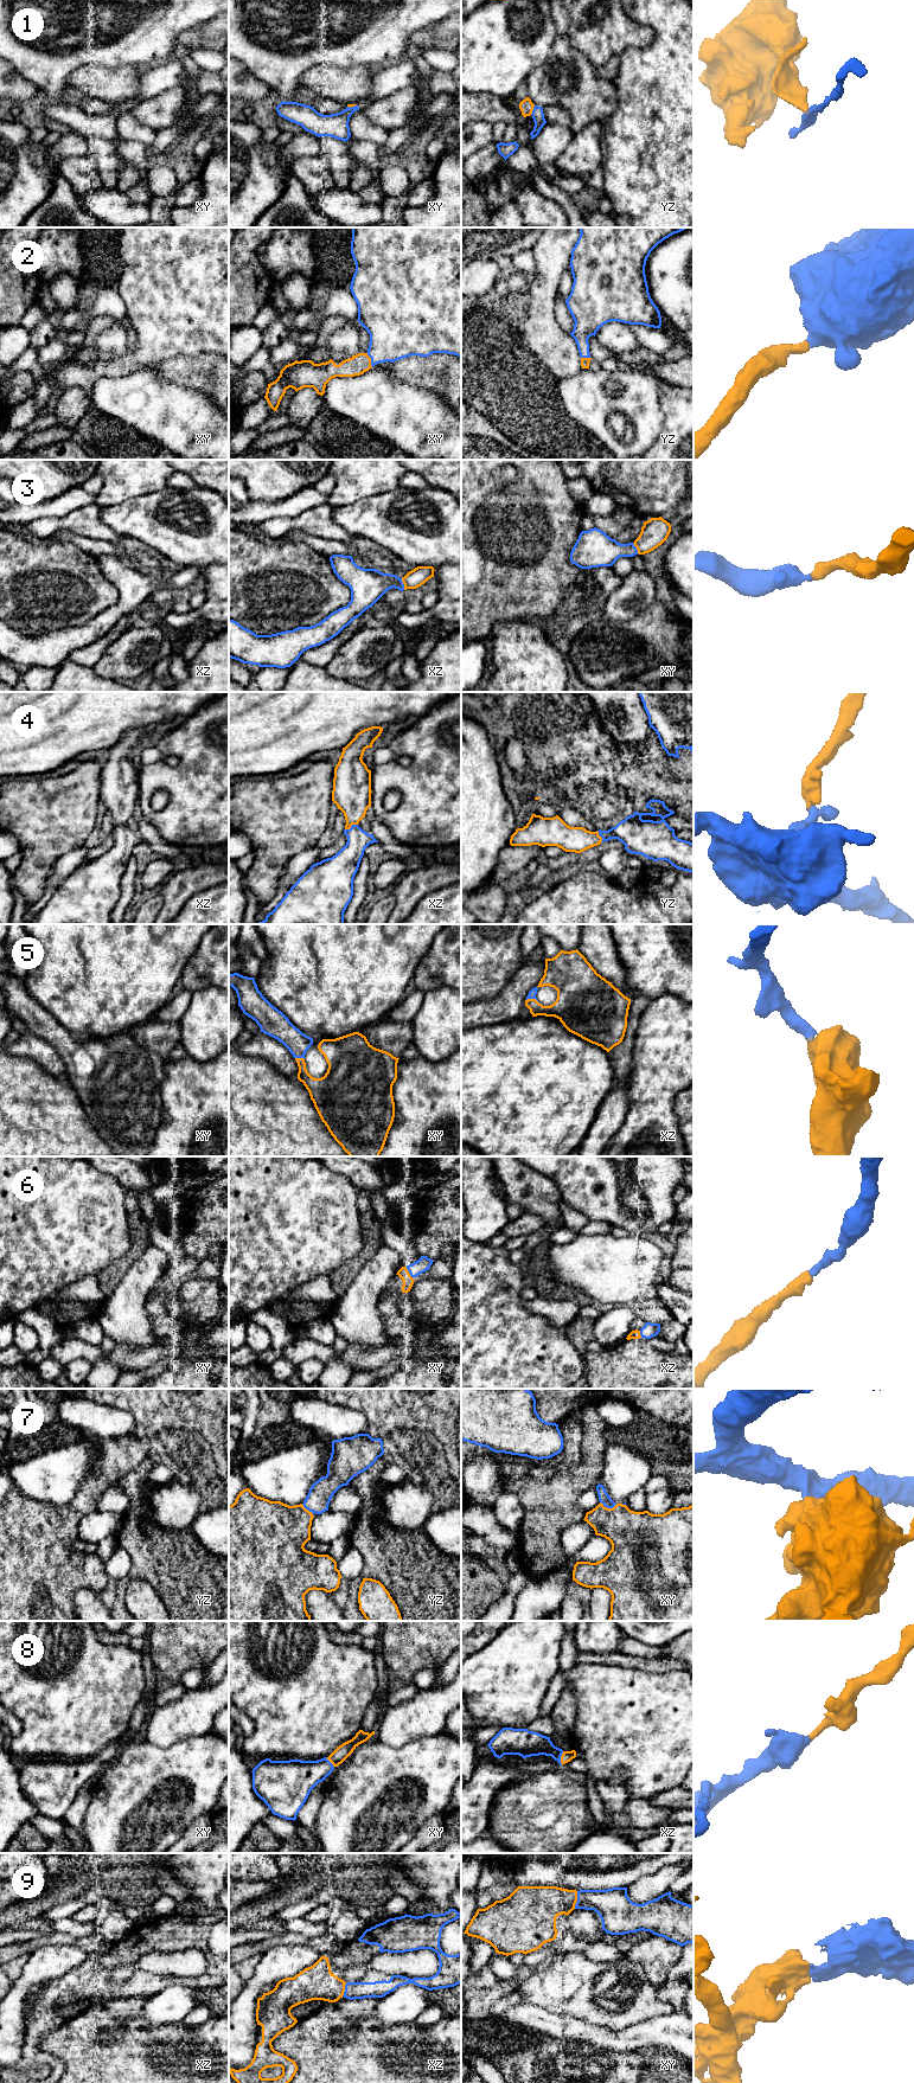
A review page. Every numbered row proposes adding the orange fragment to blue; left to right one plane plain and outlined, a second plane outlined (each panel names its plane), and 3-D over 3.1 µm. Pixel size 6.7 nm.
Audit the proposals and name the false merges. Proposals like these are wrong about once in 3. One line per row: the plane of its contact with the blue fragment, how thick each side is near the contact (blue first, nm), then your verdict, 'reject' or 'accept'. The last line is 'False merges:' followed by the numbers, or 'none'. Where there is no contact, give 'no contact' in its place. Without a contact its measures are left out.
1: contact in yz; calibres 80 and 90 nm; reject
2: contact in xy; calibres 360 and 140 nm; accept
3: contact in xz; calibres 240 and 120 nm; accept
4: contact in xz; calibres 180 and 260 nm; accept
5: contact in xz; calibres 50 and 220 nm; accept
6: contact in xy; calibres 90 and 80 nm; accept
7: contact in xy; calibres 80 and 320 nm; accept
8: contact in xz; calibres 180 and 80 nm; accept
9: contact in xy; calibres 240 and 260 nm; accept
False merges: 1

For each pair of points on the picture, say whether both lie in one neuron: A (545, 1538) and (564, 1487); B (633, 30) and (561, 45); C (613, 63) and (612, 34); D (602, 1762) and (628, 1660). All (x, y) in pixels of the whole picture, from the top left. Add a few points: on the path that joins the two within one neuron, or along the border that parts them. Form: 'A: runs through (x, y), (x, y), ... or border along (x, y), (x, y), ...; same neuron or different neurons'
A: runs through (545, 1525), (545, 1514), (555, 1500); same neuron
B: border along (566, 34), (570, 44), (589, 63); different neurons
C: border along (619, 55), (613, 55), (596, 69); different neurons
D: border along (600, 1664), (617, 1664), (654, 1673); different neurons

